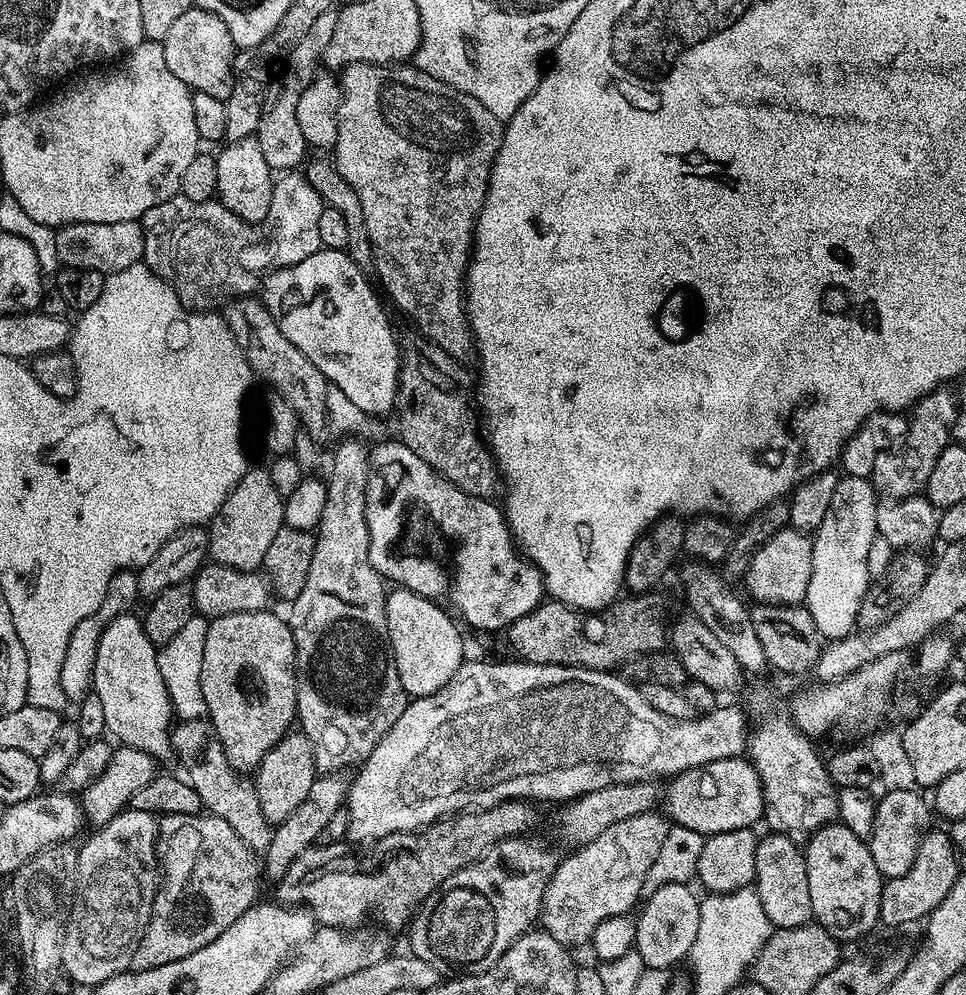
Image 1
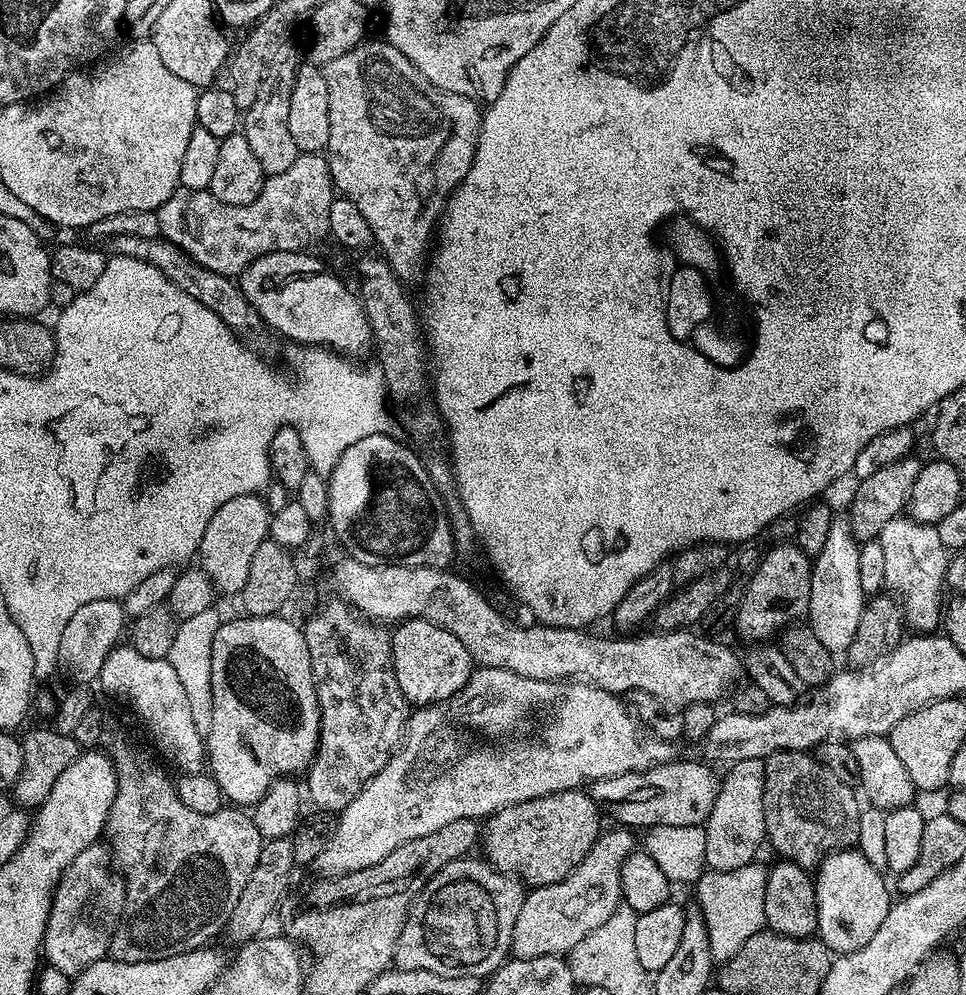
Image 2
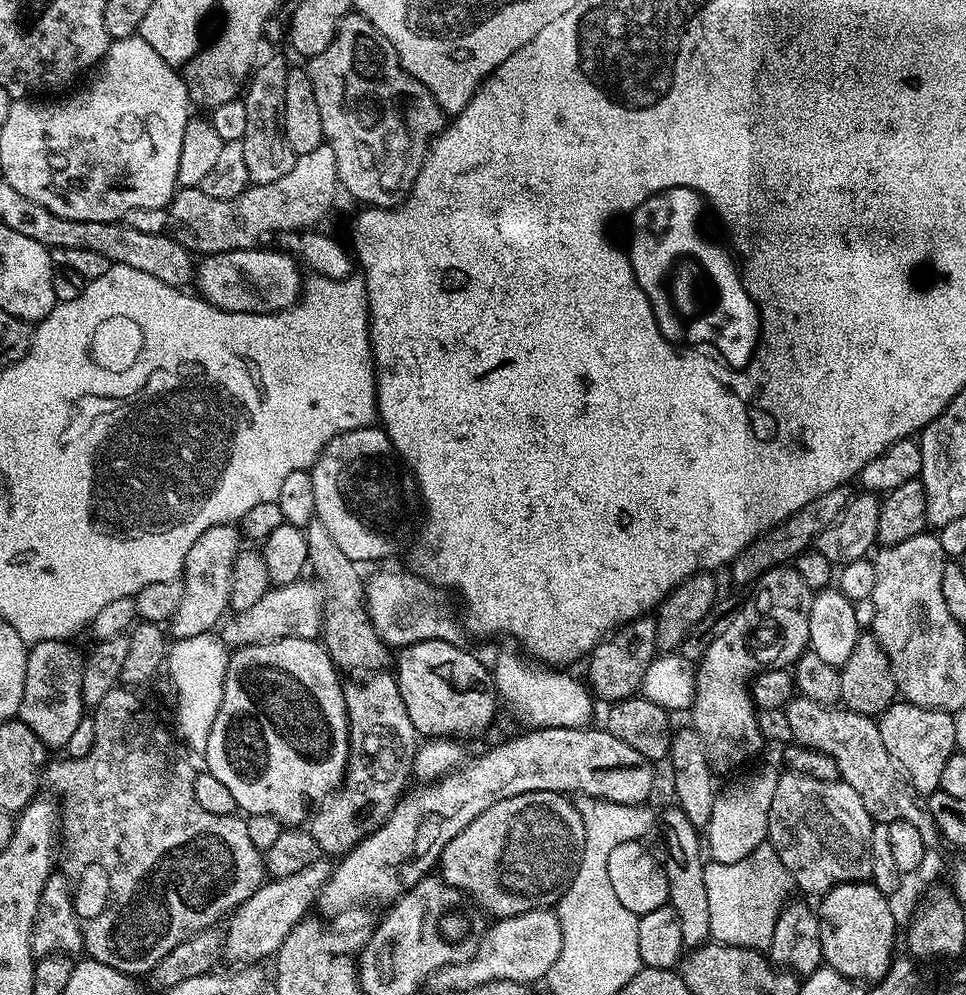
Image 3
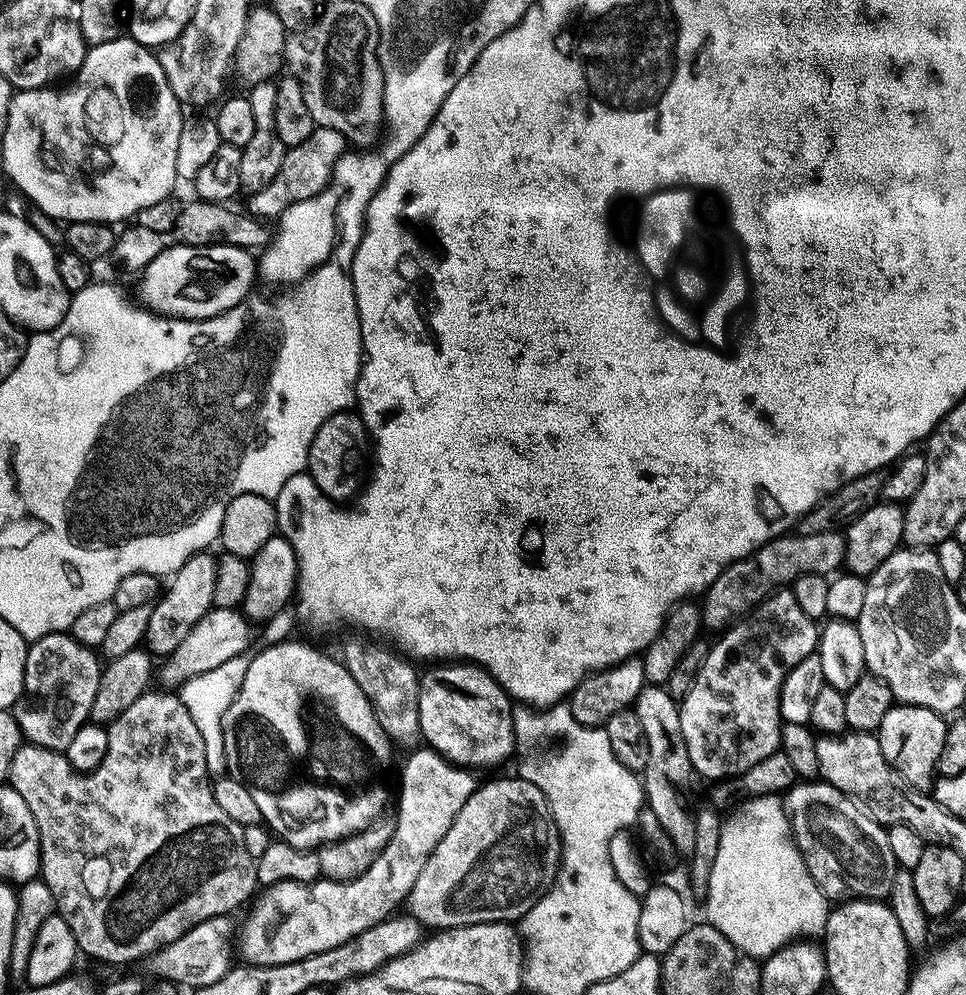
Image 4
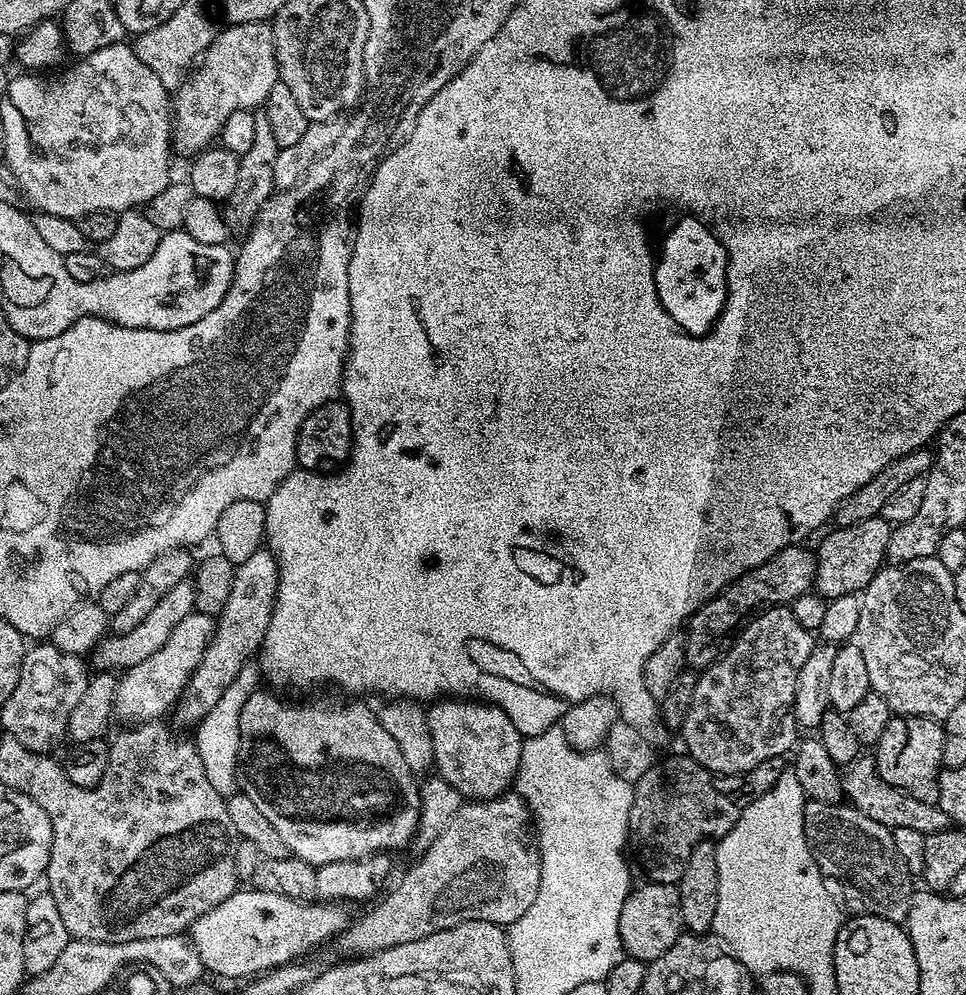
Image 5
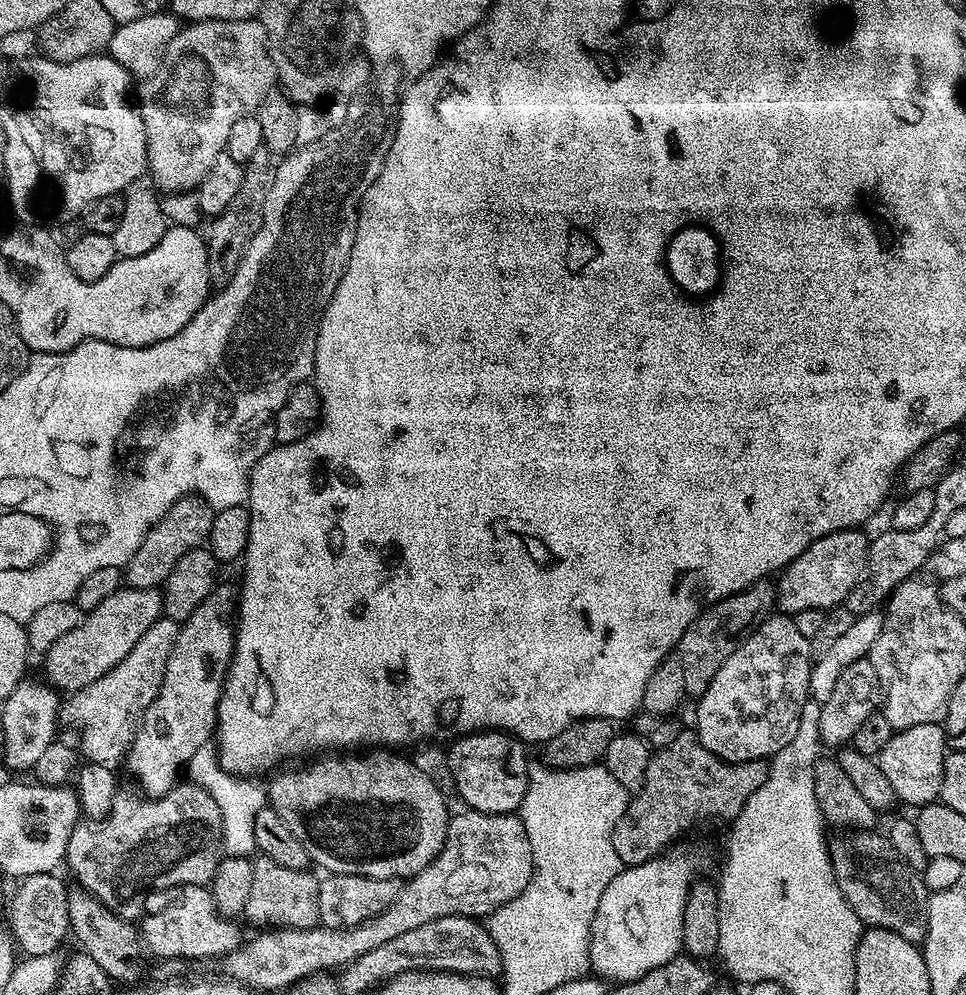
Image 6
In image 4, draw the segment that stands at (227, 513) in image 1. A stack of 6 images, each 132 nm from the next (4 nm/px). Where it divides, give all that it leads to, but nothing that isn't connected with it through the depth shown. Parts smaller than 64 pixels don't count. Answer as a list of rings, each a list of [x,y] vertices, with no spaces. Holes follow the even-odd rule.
[[[211,551],[196,552],[191,558],[176,571],[176,575],[171,577],[166,591],[151,605],[149,625],[146,628],[144,639],[146,641],[147,651],[151,652],[153,657],[167,658],[172,655],[182,642],[186,642],[186,636],[198,622],[211,612],[214,607],[214,588],[218,578],[216,569],[217,557],[211,556]]]

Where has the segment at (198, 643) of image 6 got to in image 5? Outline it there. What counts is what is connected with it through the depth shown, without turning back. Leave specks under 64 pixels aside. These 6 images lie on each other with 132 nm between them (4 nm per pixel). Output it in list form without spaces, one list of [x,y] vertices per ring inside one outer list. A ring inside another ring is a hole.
[[[261,547],[250,555],[246,562],[235,565],[234,582],[230,586],[230,596],[222,606],[220,615],[215,617],[212,637],[192,672],[188,685],[184,687],[174,707],[174,716],[180,724],[197,726],[217,705],[226,688],[233,682],[238,672],[248,661],[259,653],[266,638],[266,626],[270,624],[270,614],[276,601],[276,591],[280,581],[280,571],[276,559],[267,547]]]

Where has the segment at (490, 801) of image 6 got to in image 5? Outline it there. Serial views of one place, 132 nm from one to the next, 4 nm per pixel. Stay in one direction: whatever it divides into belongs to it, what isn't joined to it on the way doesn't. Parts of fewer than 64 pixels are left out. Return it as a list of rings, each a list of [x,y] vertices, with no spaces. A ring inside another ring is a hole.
[[[440,698],[427,713],[439,779],[450,782],[461,797],[472,802],[493,800],[513,787],[522,737],[502,709],[471,698]]]

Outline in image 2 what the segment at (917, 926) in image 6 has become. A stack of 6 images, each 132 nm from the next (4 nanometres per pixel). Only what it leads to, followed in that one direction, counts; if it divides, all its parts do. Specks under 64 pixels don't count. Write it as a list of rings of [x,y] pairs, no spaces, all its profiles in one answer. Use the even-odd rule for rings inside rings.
[[[801,750],[798,752],[776,752],[772,756],[767,757],[766,763],[764,765],[764,808],[765,808],[765,830],[766,830],[766,840],[769,844],[772,843],[774,847],[777,848],[781,853],[779,854],[783,859],[793,861],[795,863],[801,864],[803,868],[809,870],[815,869],[819,865],[820,861],[824,857],[830,855],[830,853],[837,850],[848,850],[856,844],[856,839],[858,838],[858,818],[860,817],[860,809],[862,807],[861,801],[858,799],[856,801],[856,796],[849,785],[843,784],[838,778],[834,778],[834,774],[830,774],[830,770],[826,770],[824,765],[816,759],[815,755],[809,754],[807,751]]]

